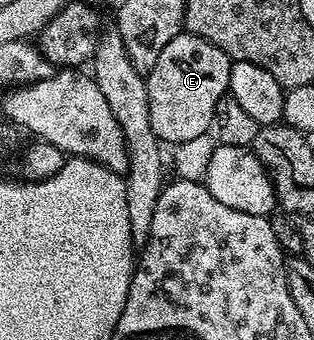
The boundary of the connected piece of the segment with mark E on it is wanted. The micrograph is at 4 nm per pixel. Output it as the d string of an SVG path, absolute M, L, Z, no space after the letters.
M182 32L159 52L155 68L147 76L147 104L154 135L162 143L178 144L210 133L215 104L226 97L229 89L231 60L215 44L199 36Z

